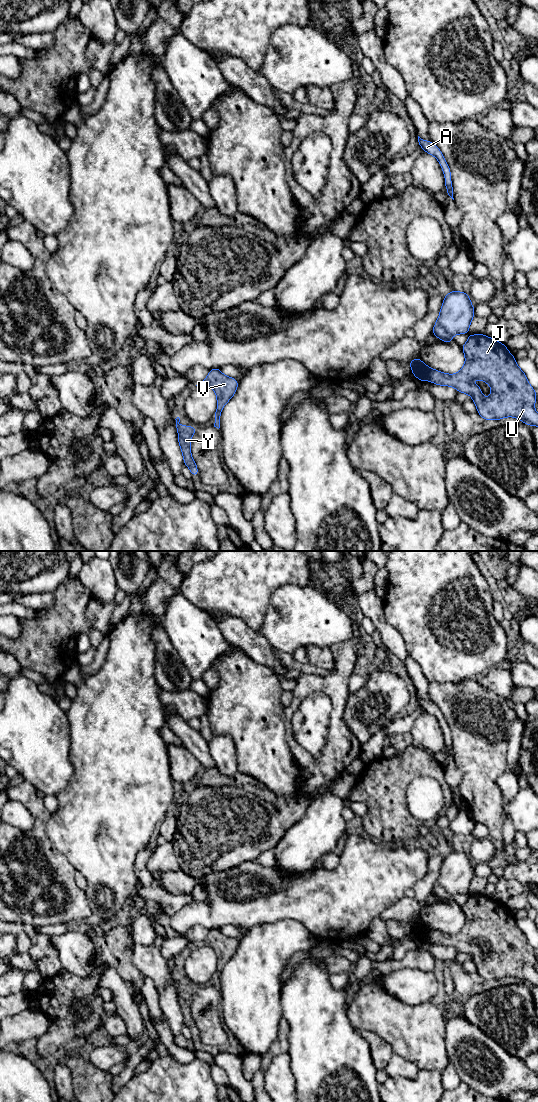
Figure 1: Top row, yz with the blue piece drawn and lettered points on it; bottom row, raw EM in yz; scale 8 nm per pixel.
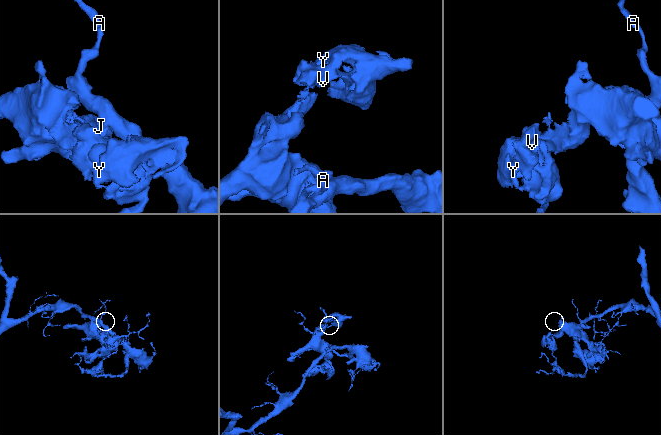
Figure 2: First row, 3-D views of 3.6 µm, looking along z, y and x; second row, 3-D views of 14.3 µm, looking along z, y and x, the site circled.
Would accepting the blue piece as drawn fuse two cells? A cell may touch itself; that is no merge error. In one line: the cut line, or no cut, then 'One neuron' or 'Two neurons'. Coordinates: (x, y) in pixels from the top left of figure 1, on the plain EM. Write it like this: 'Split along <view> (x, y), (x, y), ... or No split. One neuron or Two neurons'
Split along yz (422, 922), (416, 929), (412, 930). Two neurons

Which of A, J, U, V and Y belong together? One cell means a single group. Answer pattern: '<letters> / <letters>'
A / J U V Y

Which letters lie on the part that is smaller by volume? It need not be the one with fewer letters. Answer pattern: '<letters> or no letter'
J, U, V, Y

